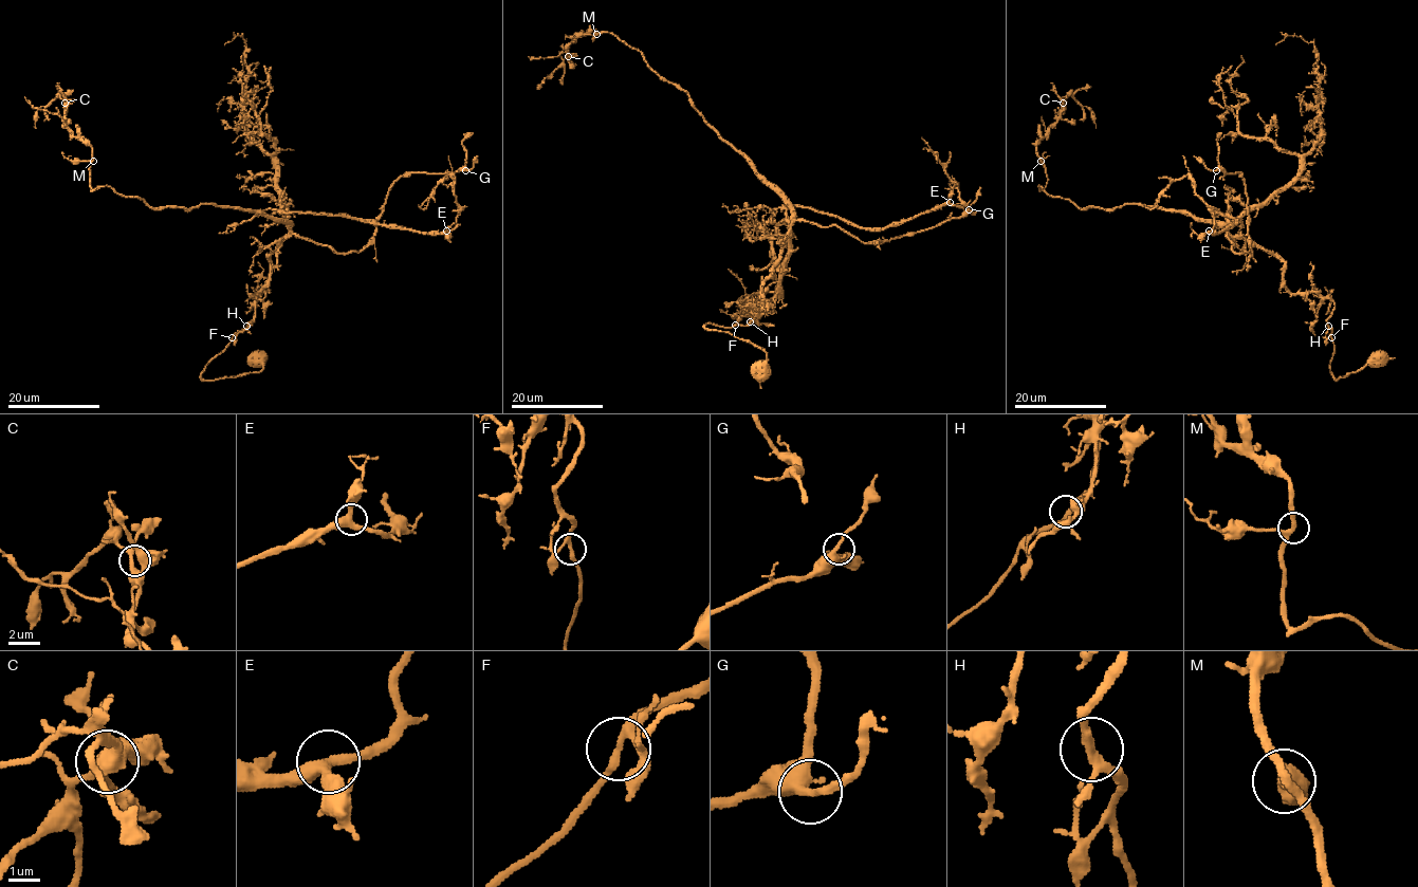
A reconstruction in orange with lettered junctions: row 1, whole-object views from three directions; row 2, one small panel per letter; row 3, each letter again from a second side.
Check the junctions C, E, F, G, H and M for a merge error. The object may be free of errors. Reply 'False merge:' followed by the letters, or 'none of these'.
False merge: none of these

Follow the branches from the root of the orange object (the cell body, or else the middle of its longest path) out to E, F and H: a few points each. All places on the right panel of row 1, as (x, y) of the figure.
E: (1378, 357), (1337, 380), (1334, 303), (1292, 293), (1284, 263), (1212, 213), (1229, 215), (1233, 225), (1209, 231)
F: (1378, 357), (1379, 364), (1366, 365), (1337, 380), (1330, 370), (1333, 352), (1331, 338)
H: (1378, 357), (1379, 364), (1366, 365), (1337, 380), (1330, 370), (1333, 343), (1332, 330), (1328, 326)

